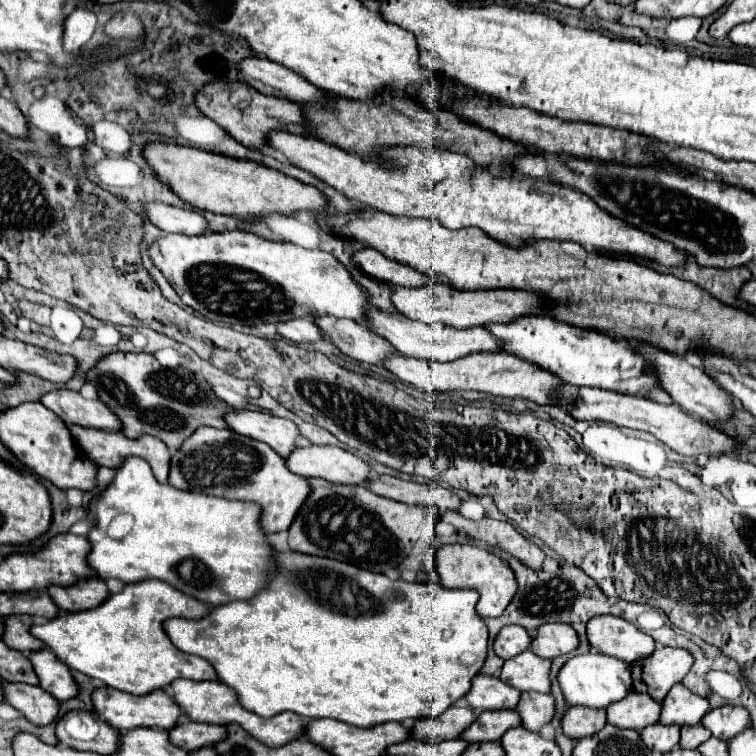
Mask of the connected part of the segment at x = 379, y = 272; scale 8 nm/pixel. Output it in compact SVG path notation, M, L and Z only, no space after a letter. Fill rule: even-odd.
M358 249L352 255L352 263L356 267L360 267L366 275L370 275L370 277L374 277L378 281L384 281L388 285L420 287L420 285L430 281L428 275L424 275L424 273L420 273L420 271L408 267L408 265L390 261L390 259L386 259L382 253L378 253L374 249Z

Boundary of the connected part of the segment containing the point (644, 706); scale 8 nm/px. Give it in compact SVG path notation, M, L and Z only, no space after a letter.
M632 693L626 699L612 703L608 709L608 723L620 729L644 729L658 723L660 703L654 701L648 693Z

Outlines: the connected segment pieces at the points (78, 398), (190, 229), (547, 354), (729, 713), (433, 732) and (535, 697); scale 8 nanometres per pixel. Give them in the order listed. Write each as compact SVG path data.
M56 389L56 391L50 391L46 393L42 399L40 399L48 409L52 409L66 425L84 425L84 427L104 427L108 431L120 431L120 419L116 419L116 413L104 405L100 399L84 399L80 393L76 391L70 391L70 389Z
M146 203L144 217L164 233L202 235L210 231L206 219L198 211L188 211L164 203Z
M522 315L508 323L488 323L484 325L496 339L502 341L504 353L516 355L528 363L552 371L556 377L570 385L598 387L606 391L616 391L624 395L636 395L640 389L658 387L656 377L648 371L644 359L636 357L628 341L612 339L602 331L592 331L584 327L572 327L564 321L556 321L550 315Z
M724 705L724 707L708 711L704 715L704 719L702 719L702 725L706 729L710 729L714 737L730 741L738 733L742 733L744 729L752 727L752 721L750 721L748 711L744 711L744 707L740 707L740 705Z
M450 707L446 713L442 713L438 719L418 719L412 727L414 739L458 739L468 725L478 717L478 711L470 707Z
M526 691L522 693L522 699L516 709L522 717L522 723L528 731L538 733L542 725L550 723L554 717L554 697L552 695L542 695L536 691Z

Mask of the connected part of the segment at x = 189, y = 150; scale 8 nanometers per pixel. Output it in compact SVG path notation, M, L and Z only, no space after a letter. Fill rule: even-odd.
M152 141L142 147L142 155L150 169L156 173L156 179L162 181L164 185L170 187L172 193L176 193L182 201L190 203L196 209L202 211L212 211L212 213L222 213L222 215L234 215L240 219L252 219L260 217L262 213L282 213L290 215L294 211L322 211L326 205L326 197L312 185L304 185L298 179L292 179L276 169L264 167L254 161L246 159L234 159L218 153L208 153L196 147L182 147L182 145L172 145L172 143L162 143L162 141Z

